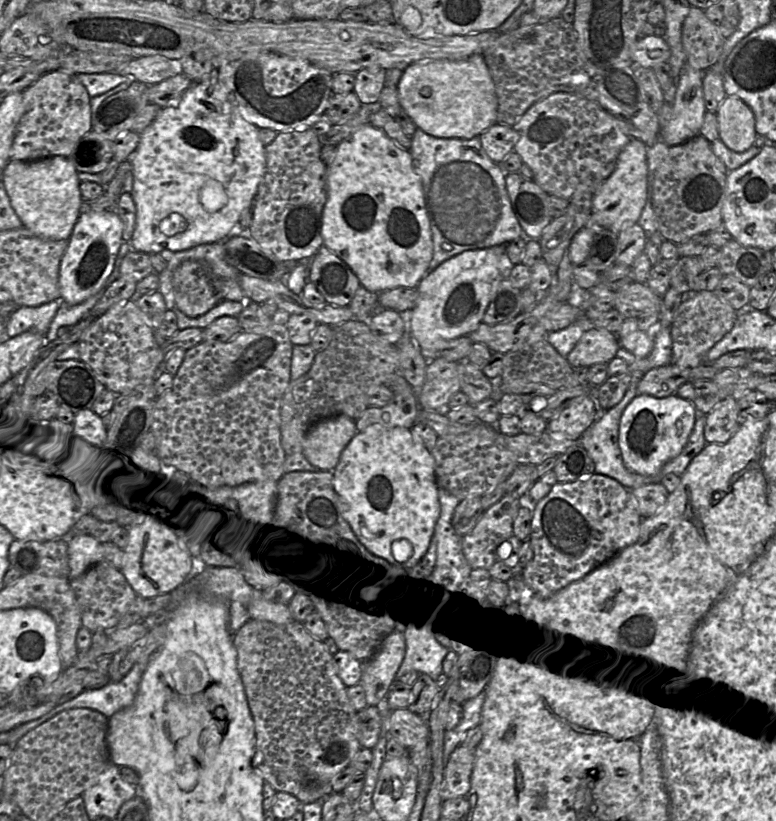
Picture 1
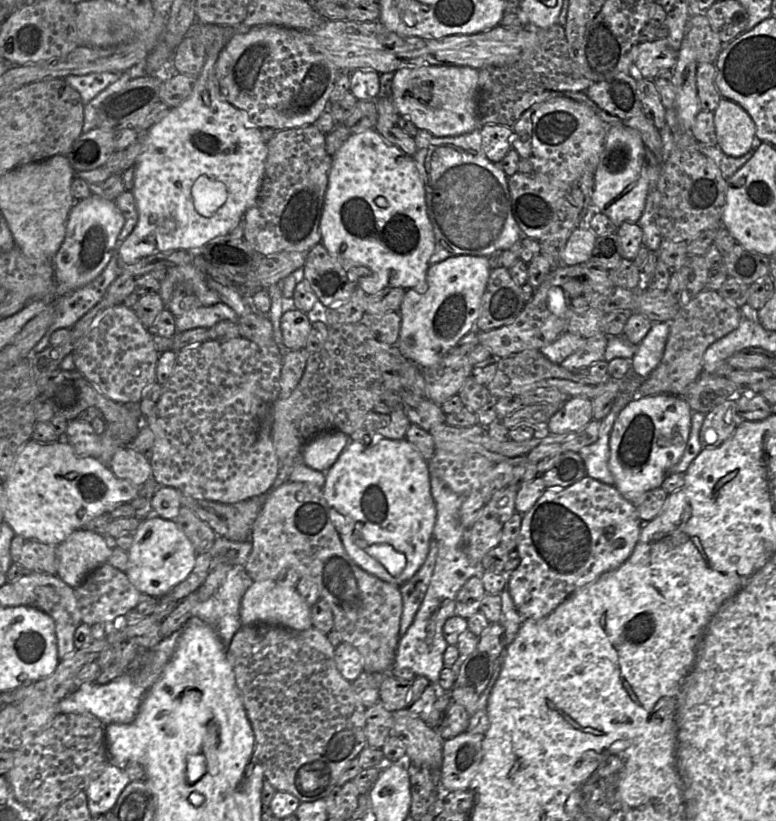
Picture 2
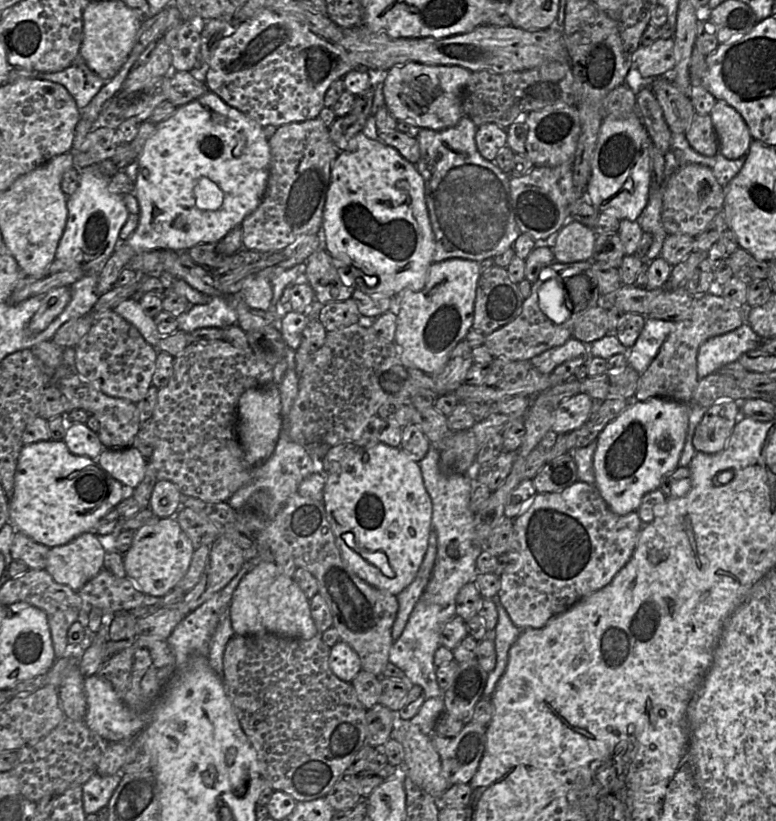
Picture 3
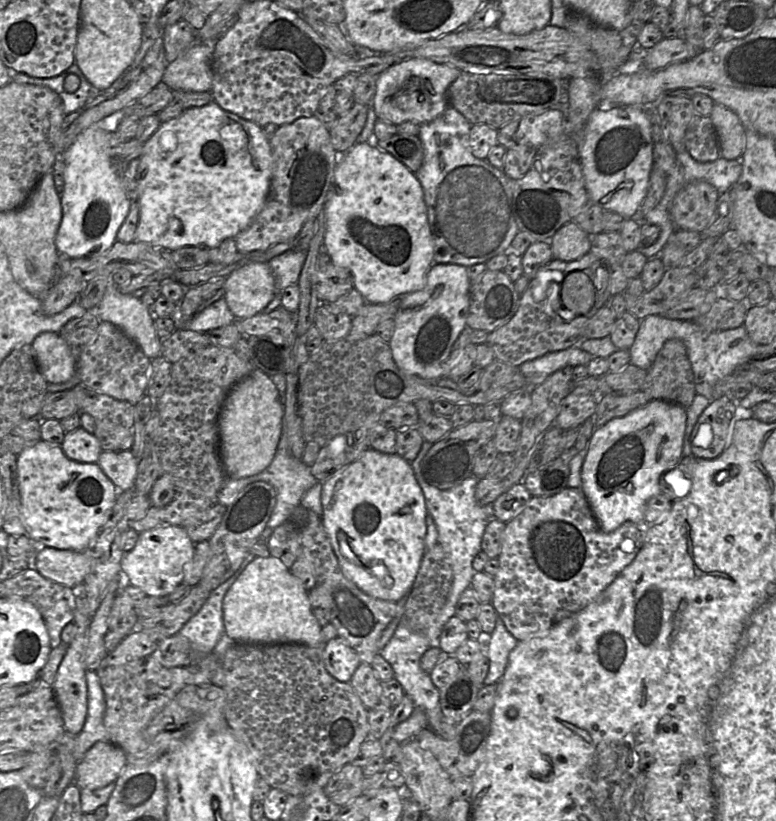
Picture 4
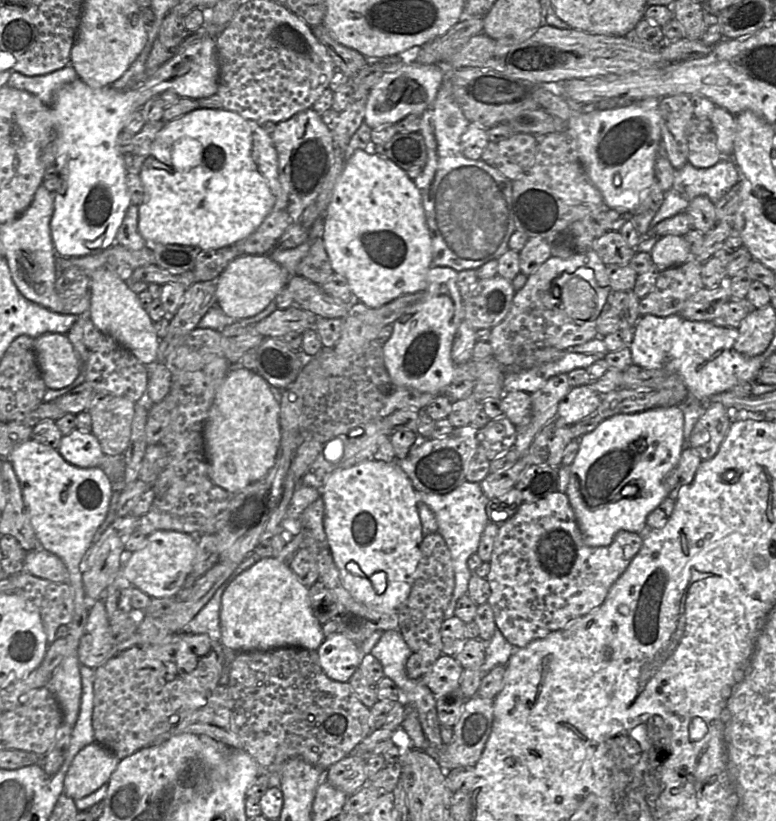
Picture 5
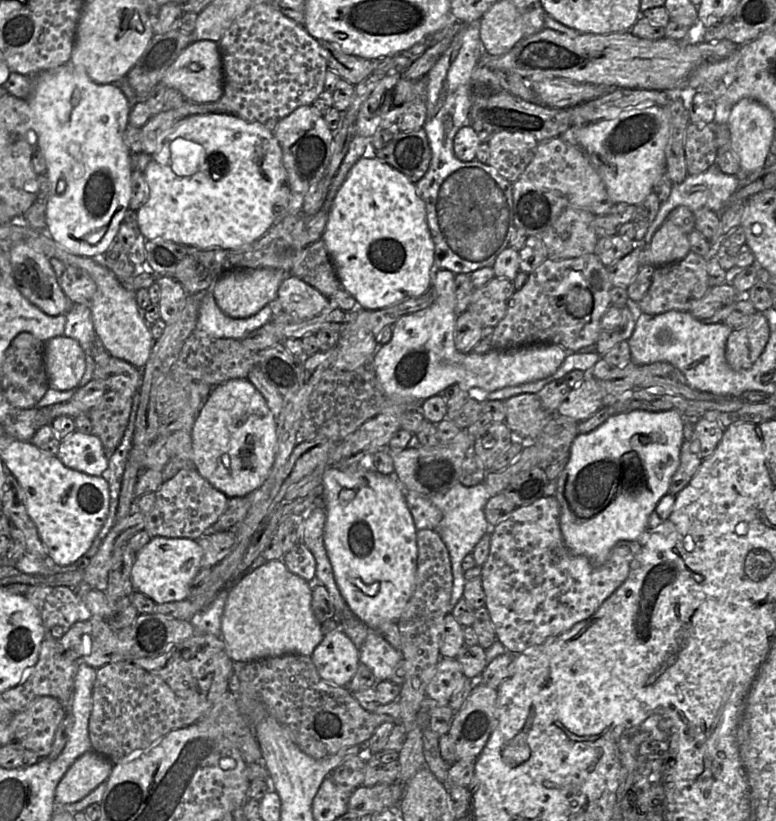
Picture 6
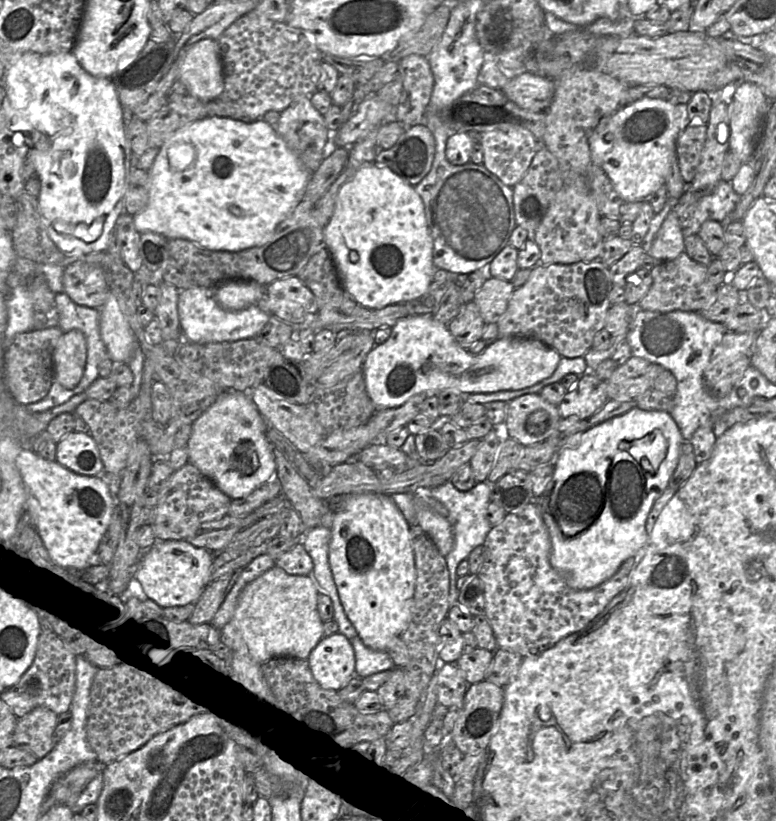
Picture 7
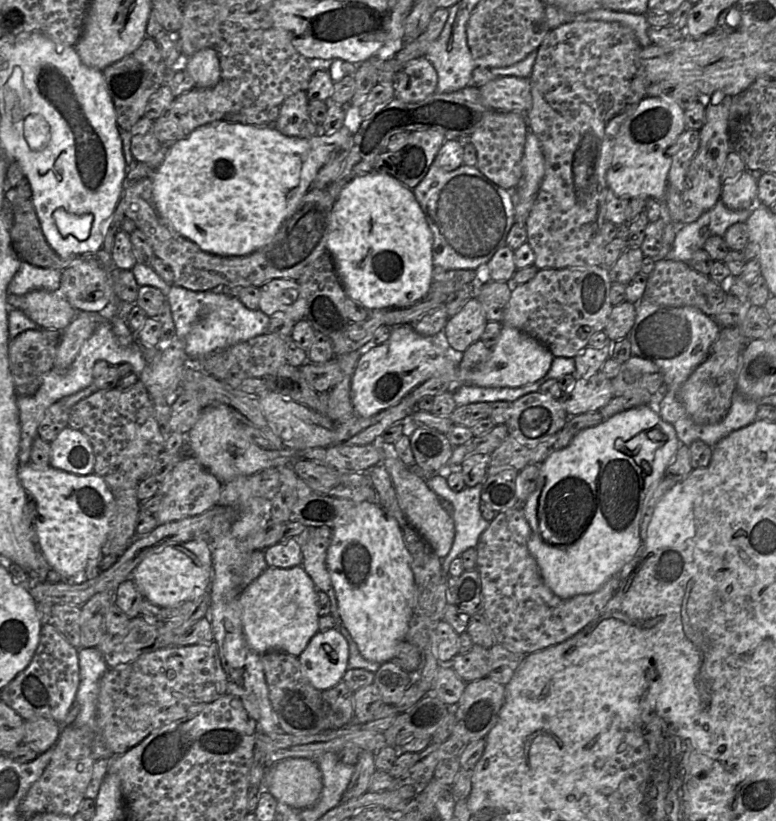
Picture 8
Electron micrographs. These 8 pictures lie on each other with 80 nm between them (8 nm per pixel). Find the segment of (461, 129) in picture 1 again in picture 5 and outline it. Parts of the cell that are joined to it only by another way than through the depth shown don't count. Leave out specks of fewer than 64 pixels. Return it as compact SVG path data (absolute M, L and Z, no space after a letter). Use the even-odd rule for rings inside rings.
M412 61L399 69L386 72L370 90L365 107L364 123L372 130L382 125L394 125L410 114L422 115L433 103L443 80L442 64L424 65Z

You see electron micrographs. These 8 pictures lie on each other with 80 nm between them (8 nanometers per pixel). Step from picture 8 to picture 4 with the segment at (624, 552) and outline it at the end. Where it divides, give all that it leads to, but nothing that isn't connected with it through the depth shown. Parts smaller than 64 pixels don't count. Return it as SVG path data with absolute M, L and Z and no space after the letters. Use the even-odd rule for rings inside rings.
M651 400L646 405L635 409L634 411L630 412L629 414L623 417L614 418L610 420L609 422L607 422L606 424L604 424L603 426L599 427L597 430L594 431L589 440L587 454L585 456L581 469L581 480L582 480L581 489L591 507L591 510L595 516L597 523L599 524L600 528L603 531L605 532L614 531L627 521L640 523L645 529L643 521L643 513L647 501L654 495L660 493L660 477L666 472L673 472L670 470L677 468L680 460L683 457L683 442L686 429L686 421L687 421L686 408L682 407L677 403L671 403L662 400Z

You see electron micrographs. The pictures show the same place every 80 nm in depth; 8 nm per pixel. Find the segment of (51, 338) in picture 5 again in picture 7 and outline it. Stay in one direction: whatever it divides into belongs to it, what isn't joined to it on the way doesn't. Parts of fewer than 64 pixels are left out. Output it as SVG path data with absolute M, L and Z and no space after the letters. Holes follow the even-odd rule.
M77 329L63 334L52 353L53 381L67 389L75 388L84 374L86 359L84 334Z

